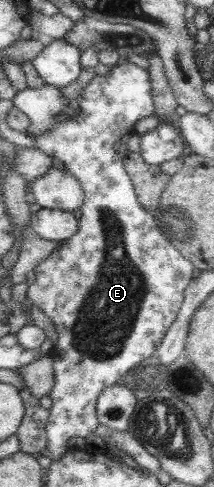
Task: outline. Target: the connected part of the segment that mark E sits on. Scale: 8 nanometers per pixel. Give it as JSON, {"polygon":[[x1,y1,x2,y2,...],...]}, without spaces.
{"polygon":[[117,63,111,68,108,74,98,74,91,79,91,81,83,89,83,92,76,101,73,103,75,107,79,107,80,112,74,116,70,116,65,122,56,122,52,128,48,128,46,132,34,136,36,144,35,147,44,151,52,158,56,158,67,168,67,171,82,185,85,192,85,202,80,209,83,218,80,218,80,227,77,234,73,238,65,240,62,245,58,245,58,249,54,253,50,253,50,257,46,261,42,261,40,265,36,266,34,273,36,276,35,281,28,287,27,296,31,299,36,306,42,311,45,311,47,316,53,319,57,326,58,341,56,351,57,357,54,357,54,371,56,376,56,385,52,389,50,398,52,405,50,407,50,421,48,421,48,454,50,459,58,461,68,451,68,439,72,437,88,437,98,429,99,423,97,405,102,392,114,383,118,383,126,373,134,369,142,360,155,355,156,349,161,345,161,339,164,337,166,330,174,322,174,317,178,315,182,303,182,293,192,277,194,267,190,265,190,261,185,258,174,247,174,244,169,242,168,237,162,235,162,231,157,227,156,221,153,219,152,212,145,211,142,208,140,200,138,199,137,189,134,186,133,180,130,178,130,173,127,171,125,159,128,157,128,141,135,133,134,127,142,117,152,115,156,109,152,109,153,97,150,97,150,86,148,83,148,75,146,71,135,65,134,63]]}

